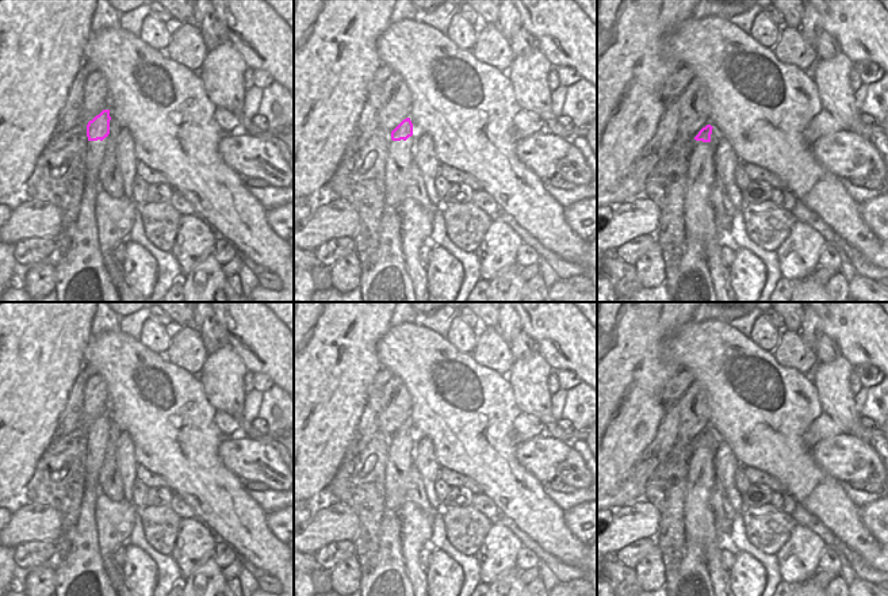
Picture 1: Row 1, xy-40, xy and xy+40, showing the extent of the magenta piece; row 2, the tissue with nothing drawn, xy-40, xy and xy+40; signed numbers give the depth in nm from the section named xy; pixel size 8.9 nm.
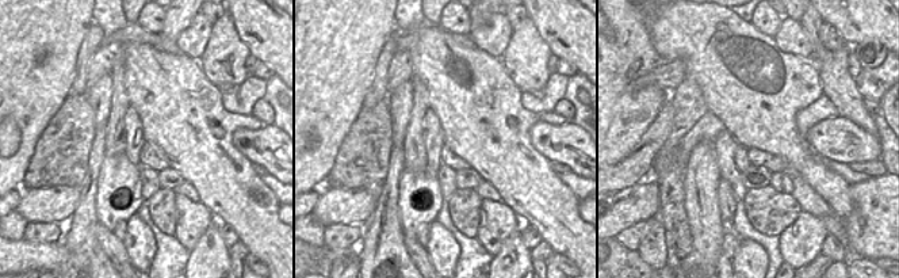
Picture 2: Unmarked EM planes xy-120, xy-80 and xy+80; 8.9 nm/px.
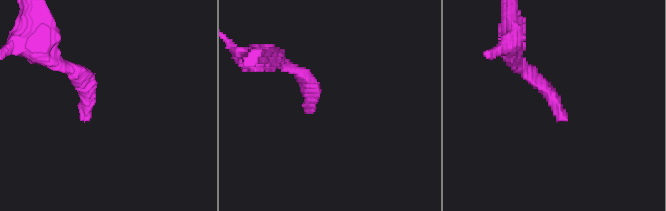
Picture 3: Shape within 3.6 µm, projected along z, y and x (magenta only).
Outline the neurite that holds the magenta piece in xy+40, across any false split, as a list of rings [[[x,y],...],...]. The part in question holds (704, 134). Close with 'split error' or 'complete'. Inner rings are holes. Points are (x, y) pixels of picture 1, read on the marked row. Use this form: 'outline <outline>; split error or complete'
outline [[[711,126],[703,127],[692,141],[688,184],[684,196],[685,237],[696,240],[704,249],[716,236],[716,217],[711,203],[715,183],[715,150],[720,134]]]; split error

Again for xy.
outline [[[410,118],[403,119],[393,131],[386,161],[384,205],[399,209],[406,195],[406,172],[413,164],[414,133]]]; split error

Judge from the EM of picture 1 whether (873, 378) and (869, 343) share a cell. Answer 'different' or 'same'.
different

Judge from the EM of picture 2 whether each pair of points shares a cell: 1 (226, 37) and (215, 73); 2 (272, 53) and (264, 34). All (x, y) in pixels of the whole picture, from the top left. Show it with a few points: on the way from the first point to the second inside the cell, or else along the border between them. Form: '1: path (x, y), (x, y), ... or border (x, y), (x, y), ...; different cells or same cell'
1: path (225, 46), (225, 52), (217, 60), (217, 64); same cell
2: path (272, 49), (272, 42), (268, 38); same cell

